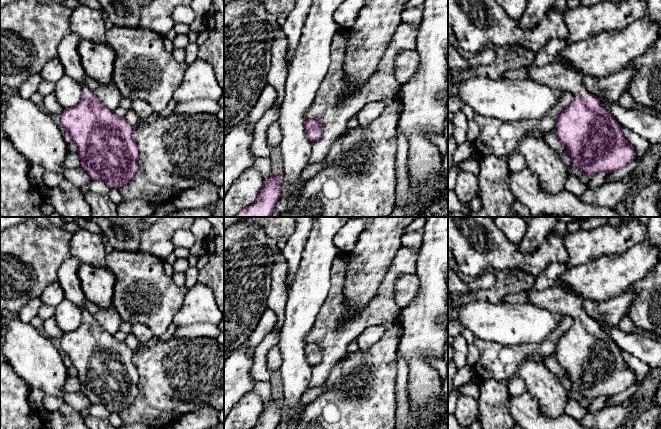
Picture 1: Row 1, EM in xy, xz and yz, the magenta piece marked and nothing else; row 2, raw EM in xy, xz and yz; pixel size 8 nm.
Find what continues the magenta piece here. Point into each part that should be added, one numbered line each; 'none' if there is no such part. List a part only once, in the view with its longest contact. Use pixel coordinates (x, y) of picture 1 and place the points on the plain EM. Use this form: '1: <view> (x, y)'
1: yz (558, 298)

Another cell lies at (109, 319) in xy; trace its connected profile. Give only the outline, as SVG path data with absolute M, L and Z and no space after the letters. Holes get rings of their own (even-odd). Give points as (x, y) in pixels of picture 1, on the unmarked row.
M114 308L100 309L95 319L110 334L114 335L119 331L122 319Z

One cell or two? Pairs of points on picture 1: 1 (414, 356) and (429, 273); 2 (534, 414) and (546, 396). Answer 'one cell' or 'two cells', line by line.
1: one cell
2: two cells

